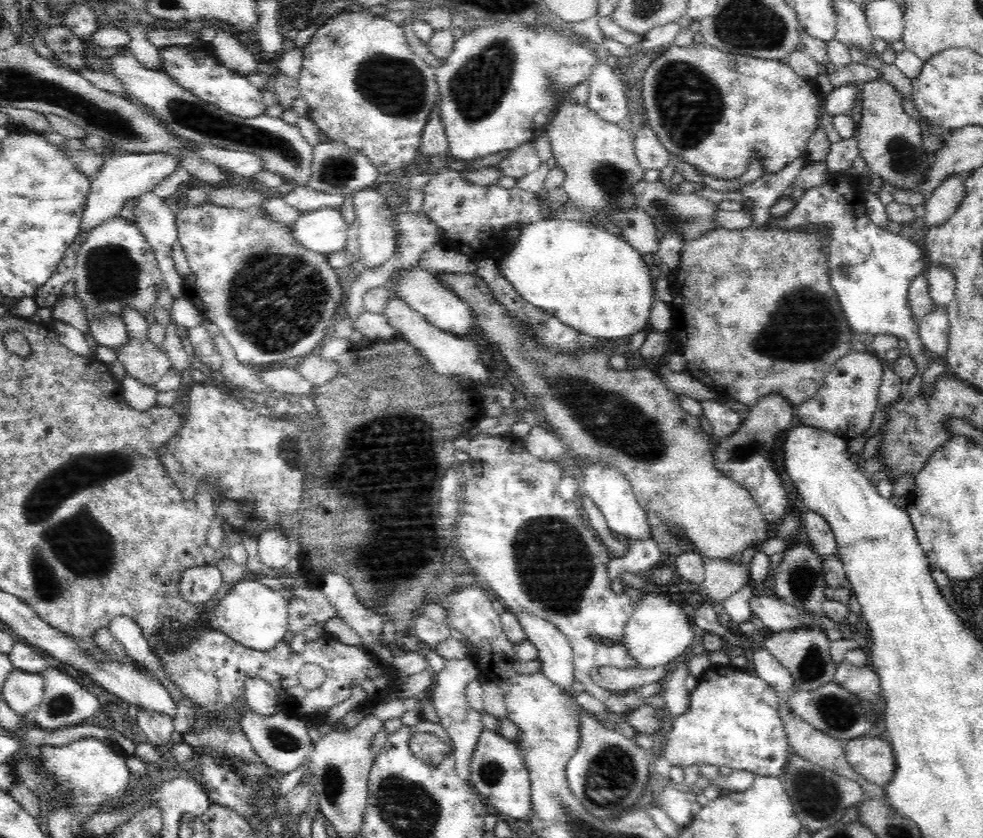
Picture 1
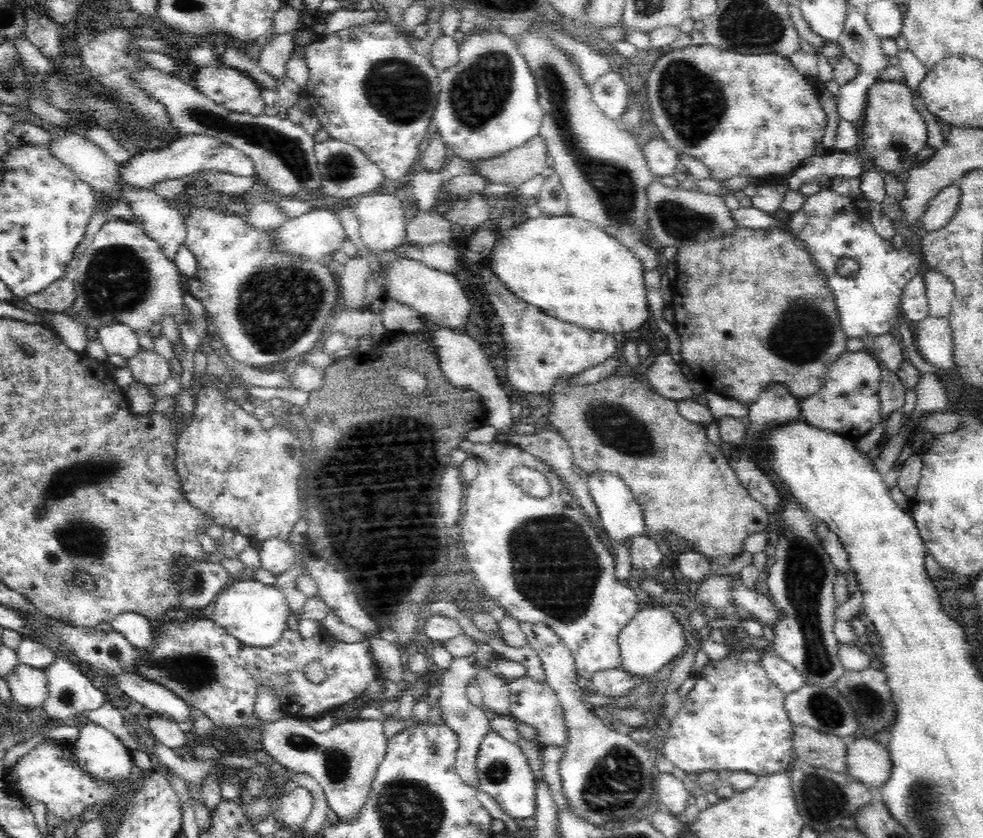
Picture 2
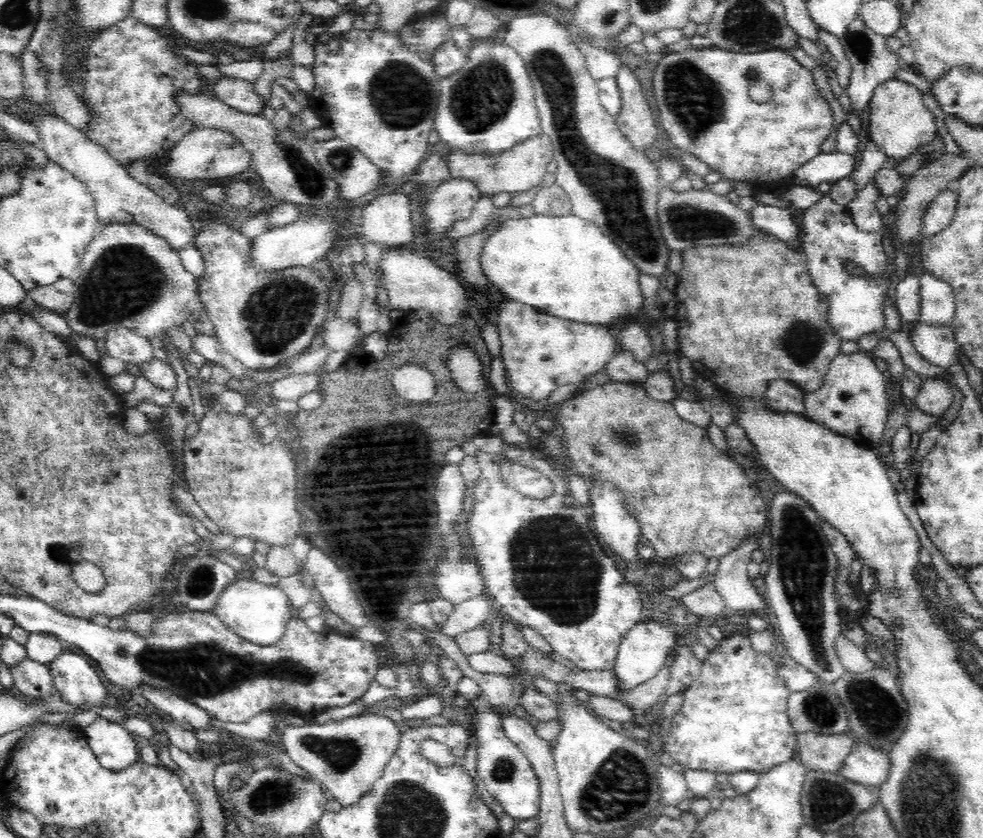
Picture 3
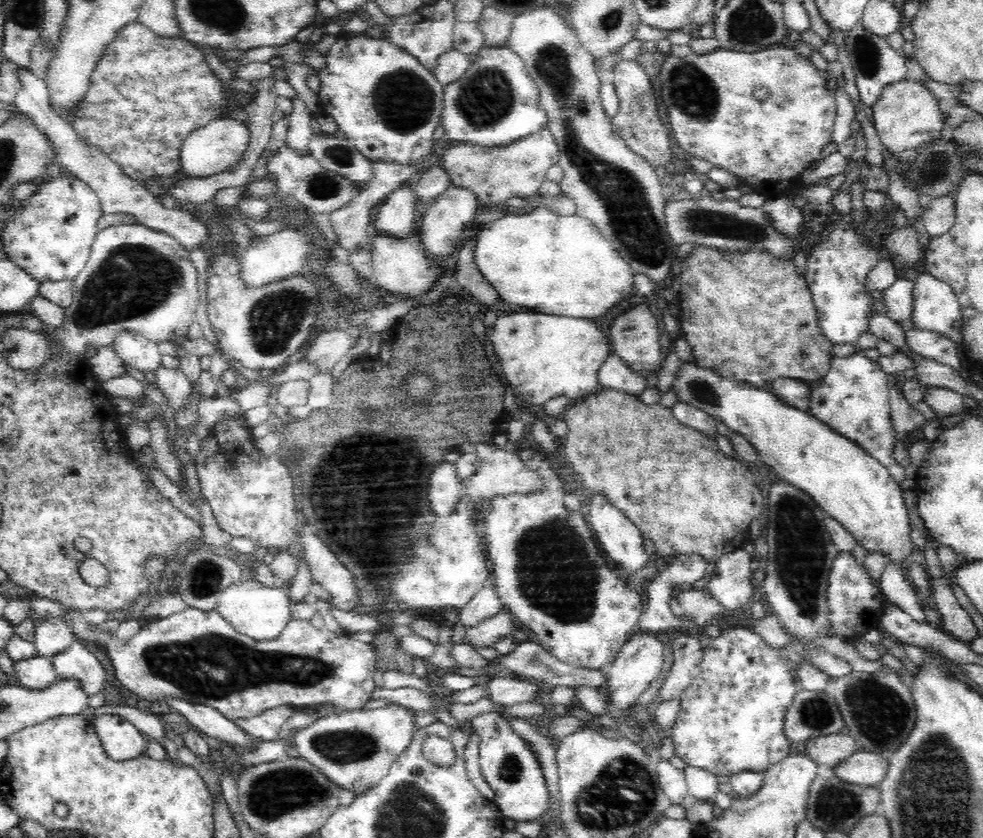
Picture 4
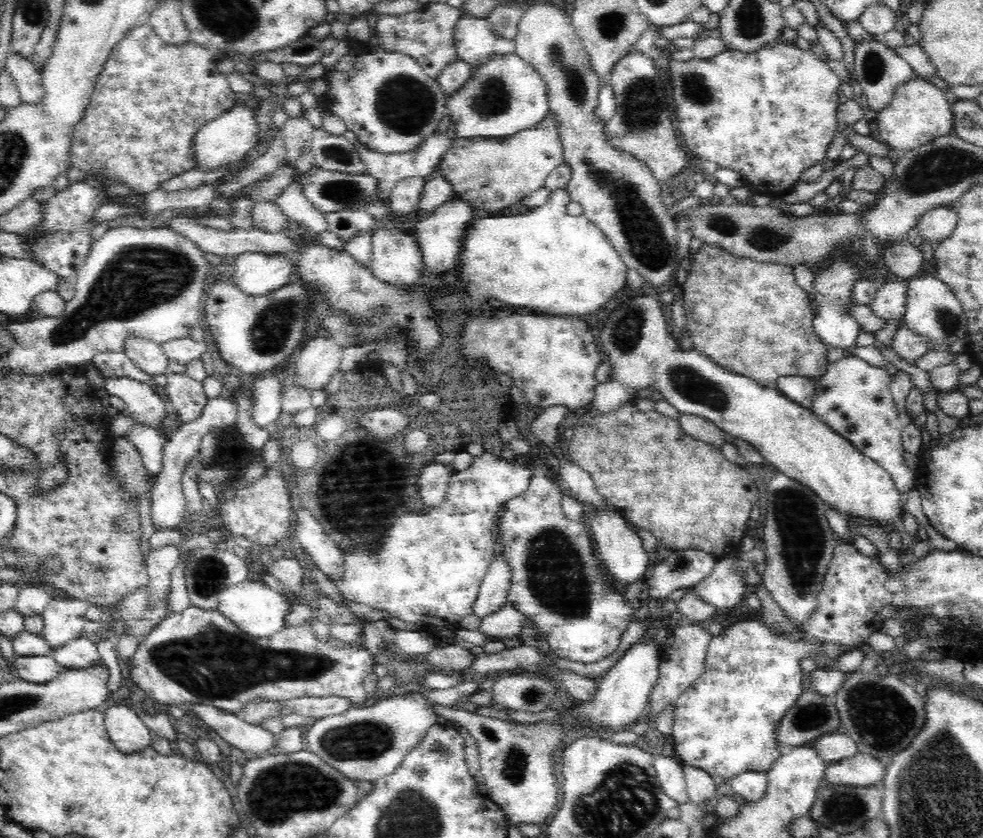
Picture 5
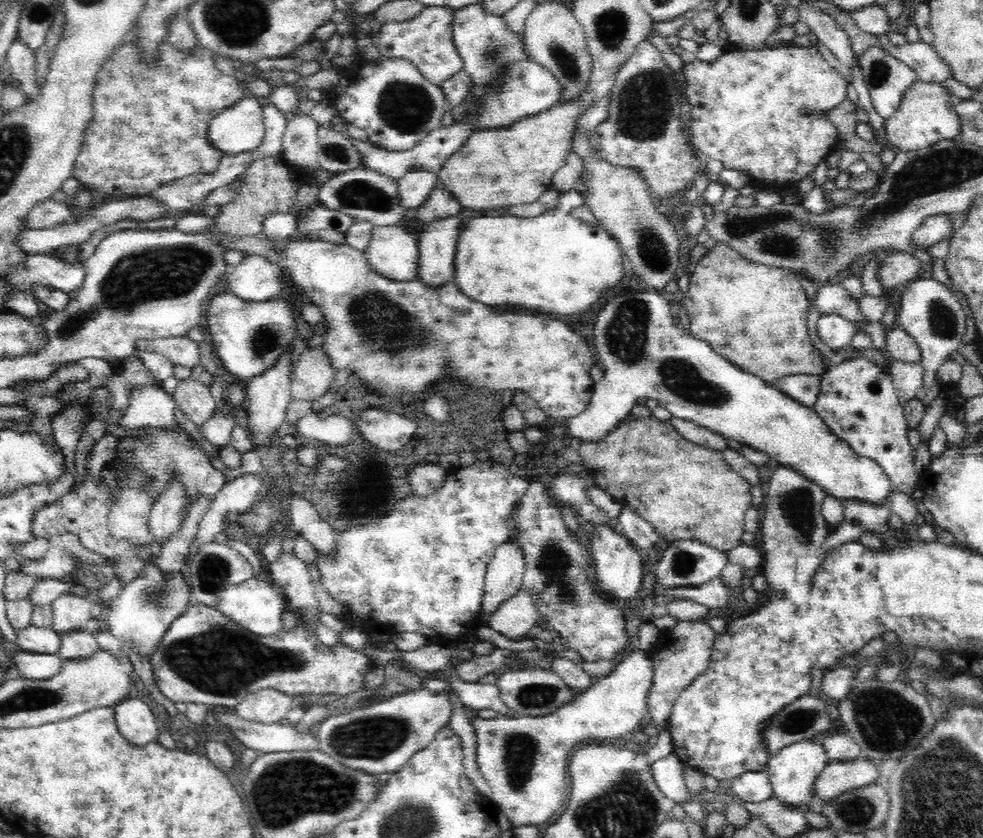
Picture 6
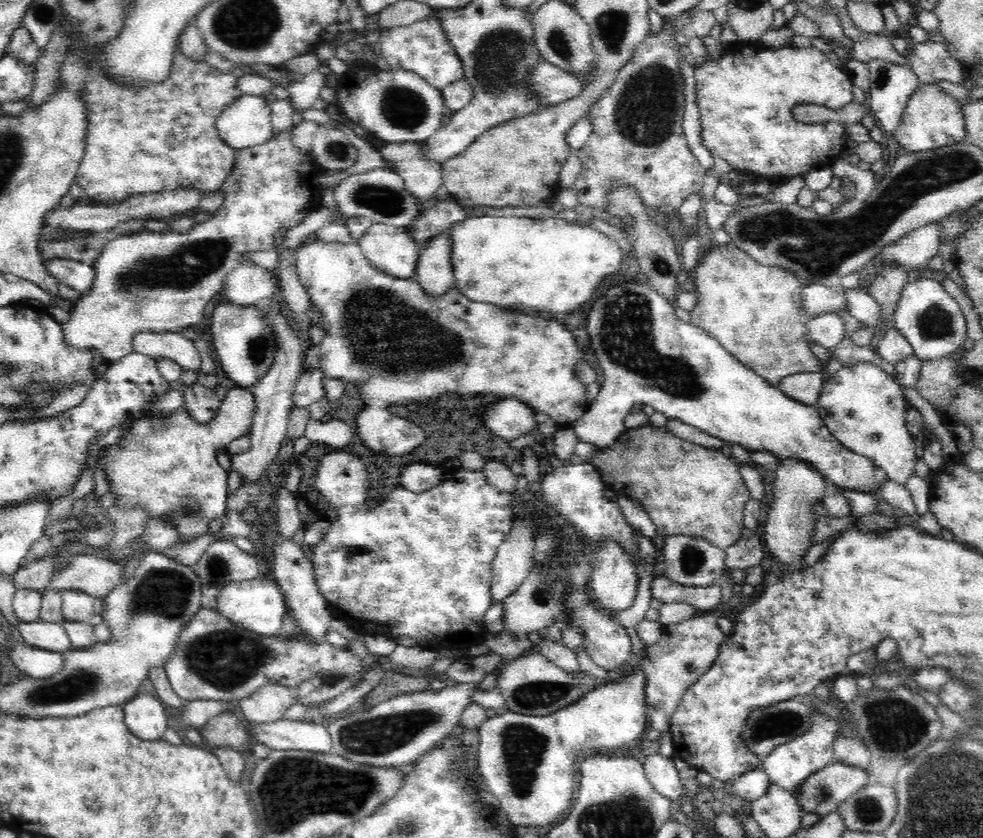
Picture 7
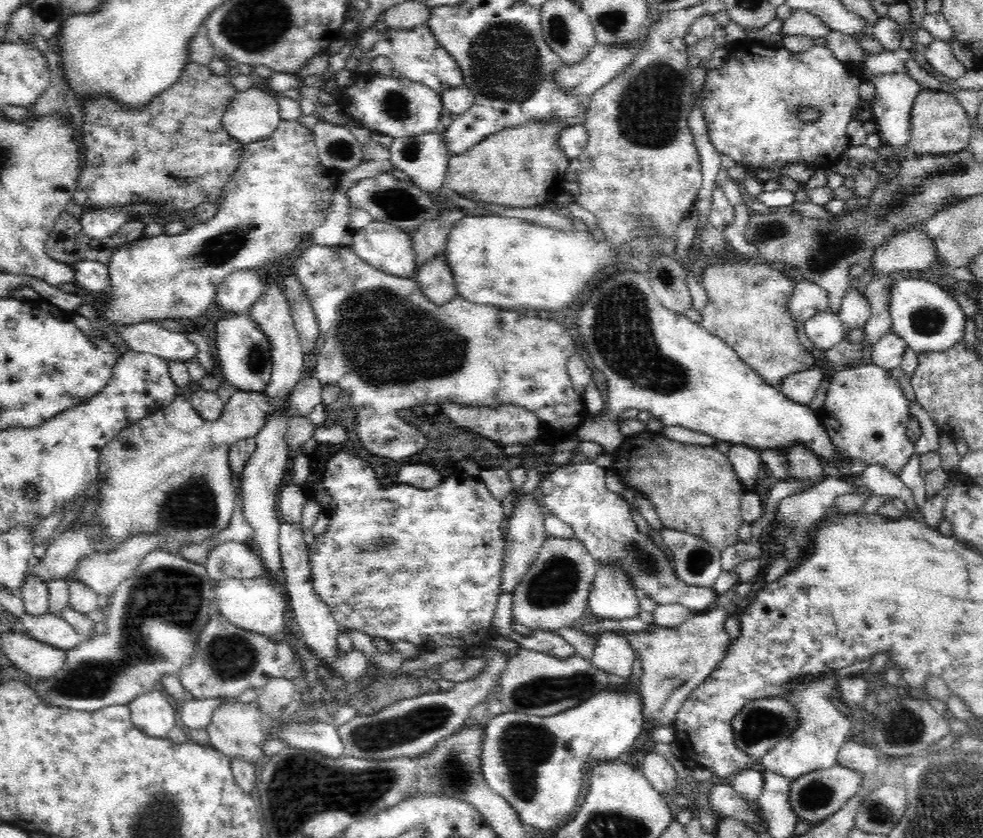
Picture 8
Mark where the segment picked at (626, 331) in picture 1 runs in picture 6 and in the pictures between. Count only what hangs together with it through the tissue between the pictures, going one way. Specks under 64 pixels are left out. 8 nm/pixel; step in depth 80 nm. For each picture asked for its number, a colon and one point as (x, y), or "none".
2: (568, 267)
3: (564, 266)
4: (559, 265)
5: (544, 259)
6: (555, 262)

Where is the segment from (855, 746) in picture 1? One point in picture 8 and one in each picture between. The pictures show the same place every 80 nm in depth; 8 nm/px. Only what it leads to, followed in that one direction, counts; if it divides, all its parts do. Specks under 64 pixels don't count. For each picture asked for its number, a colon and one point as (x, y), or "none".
2: (868, 762)
3: (864, 765)
4: (861, 768)
5: (859, 770)
6: (838, 778)
7: (822, 793)
8: (815, 796)

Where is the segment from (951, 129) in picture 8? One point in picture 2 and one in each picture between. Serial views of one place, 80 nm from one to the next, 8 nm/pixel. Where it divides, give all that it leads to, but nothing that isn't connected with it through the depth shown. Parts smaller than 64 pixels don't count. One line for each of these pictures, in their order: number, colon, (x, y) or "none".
2: (894, 132)
3: (900, 120)
4: (907, 115)
5: (919, 112)
6: (926, 115)
7: (932, 119)

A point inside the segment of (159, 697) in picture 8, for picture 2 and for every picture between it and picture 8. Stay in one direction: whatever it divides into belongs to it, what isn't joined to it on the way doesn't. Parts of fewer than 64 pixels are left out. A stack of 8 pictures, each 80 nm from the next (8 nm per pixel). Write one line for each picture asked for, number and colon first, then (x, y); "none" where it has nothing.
2: (101, 752)
3: (114, 746)
4: (121, 740)
5: (126, 730)
6: (135, 720)
7: (145, 715)

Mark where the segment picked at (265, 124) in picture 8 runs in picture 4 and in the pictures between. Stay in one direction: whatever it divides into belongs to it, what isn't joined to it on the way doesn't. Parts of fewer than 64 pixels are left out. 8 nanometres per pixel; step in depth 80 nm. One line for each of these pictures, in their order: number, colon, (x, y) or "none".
4: (218, 146)
5: (228, 138)
6: (240, 128)
7: (246, 122)

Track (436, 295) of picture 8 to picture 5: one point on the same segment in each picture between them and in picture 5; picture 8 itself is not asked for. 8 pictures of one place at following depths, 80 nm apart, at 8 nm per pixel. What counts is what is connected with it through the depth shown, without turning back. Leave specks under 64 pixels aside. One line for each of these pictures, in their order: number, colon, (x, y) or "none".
5: (439, 236)
6: (438, 243)
7: (434, 272)

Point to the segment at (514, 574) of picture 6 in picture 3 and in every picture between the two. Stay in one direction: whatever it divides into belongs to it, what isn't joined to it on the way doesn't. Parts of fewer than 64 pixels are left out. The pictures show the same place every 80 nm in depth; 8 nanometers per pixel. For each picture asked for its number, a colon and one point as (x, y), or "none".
3: (471, 613)
4: (486, 602)
5: (493, 593)

